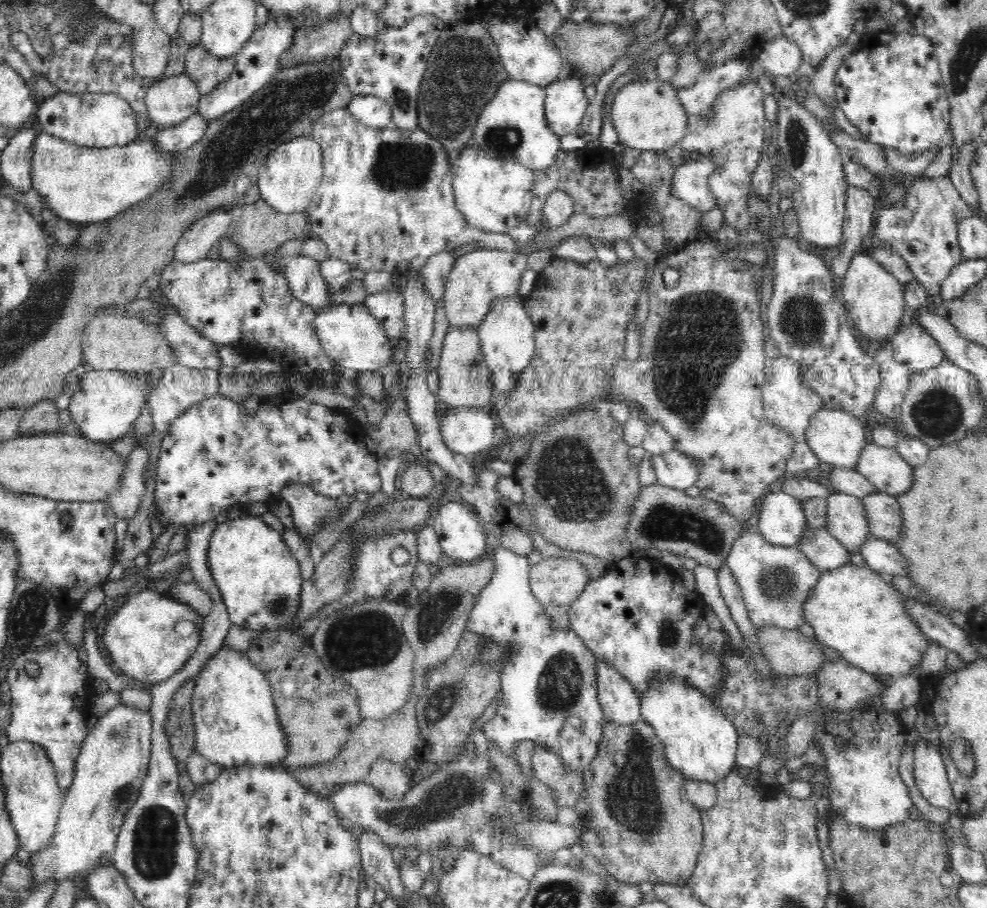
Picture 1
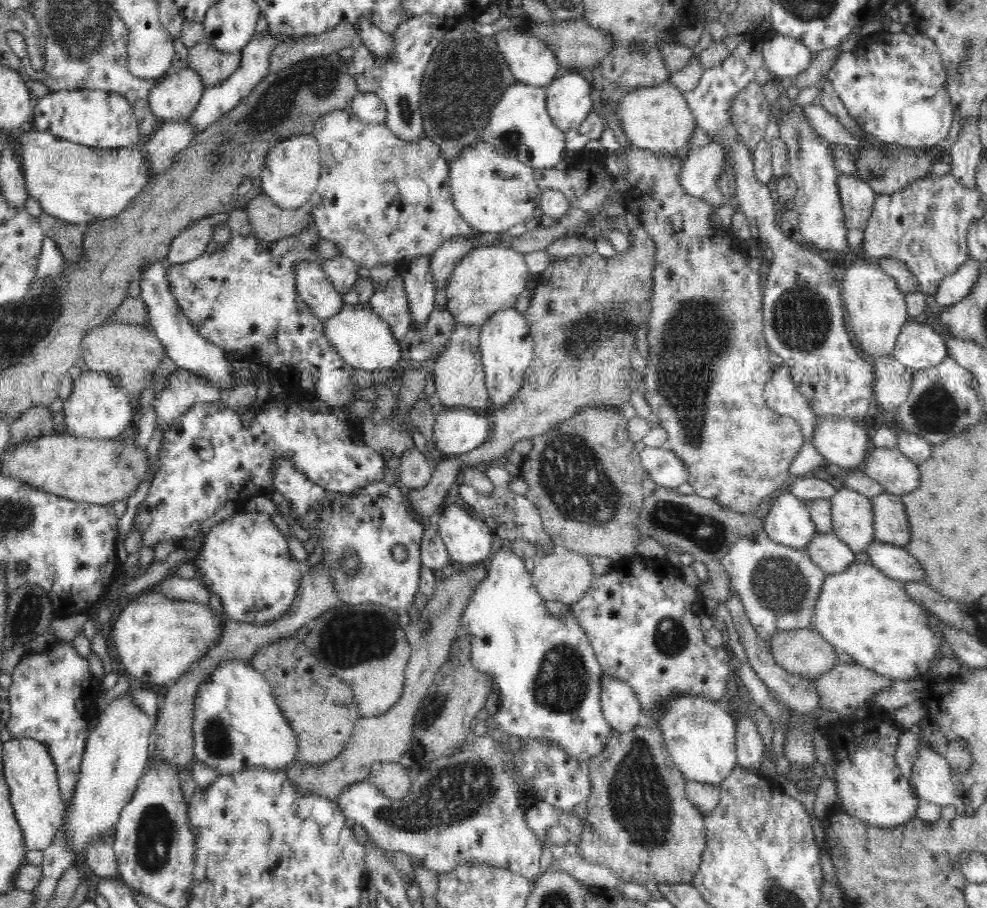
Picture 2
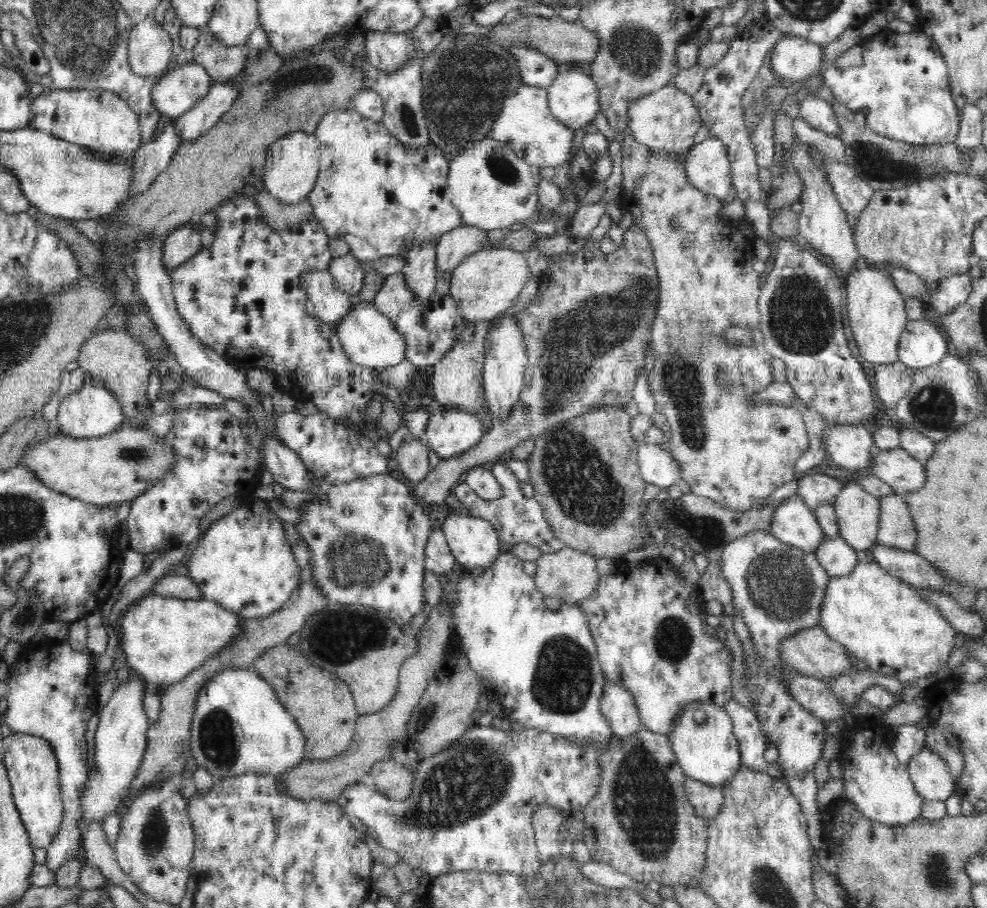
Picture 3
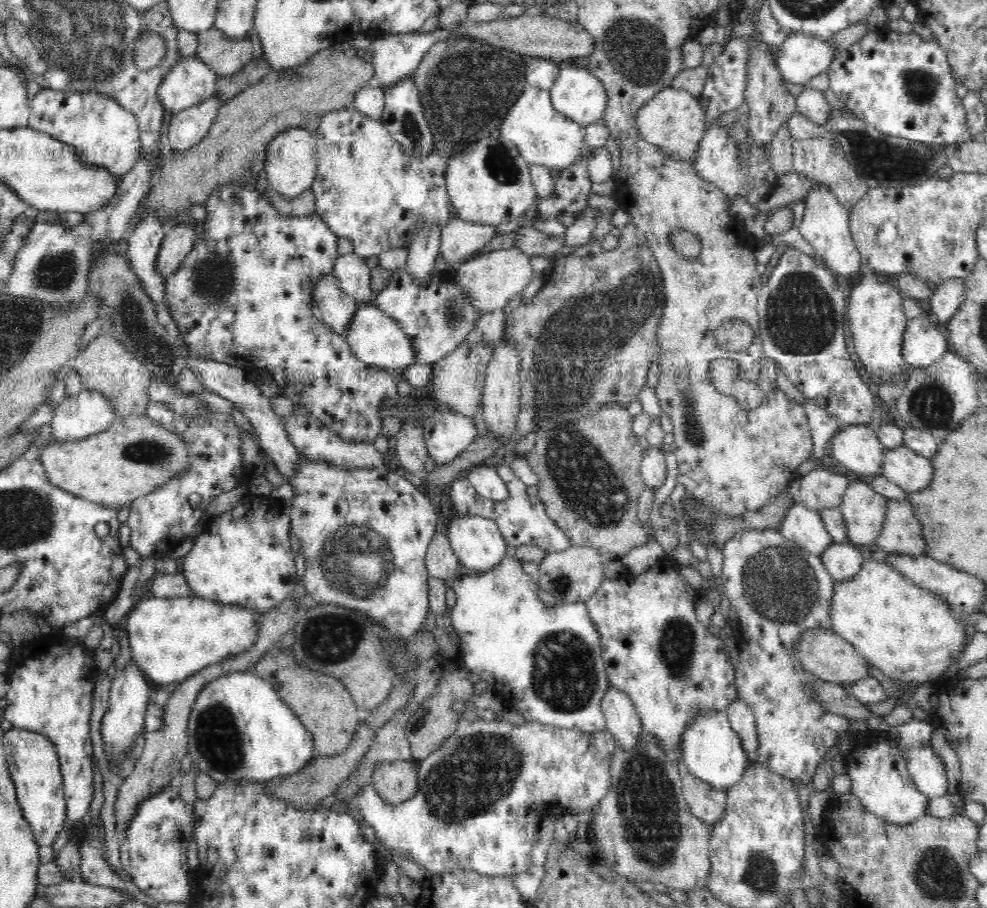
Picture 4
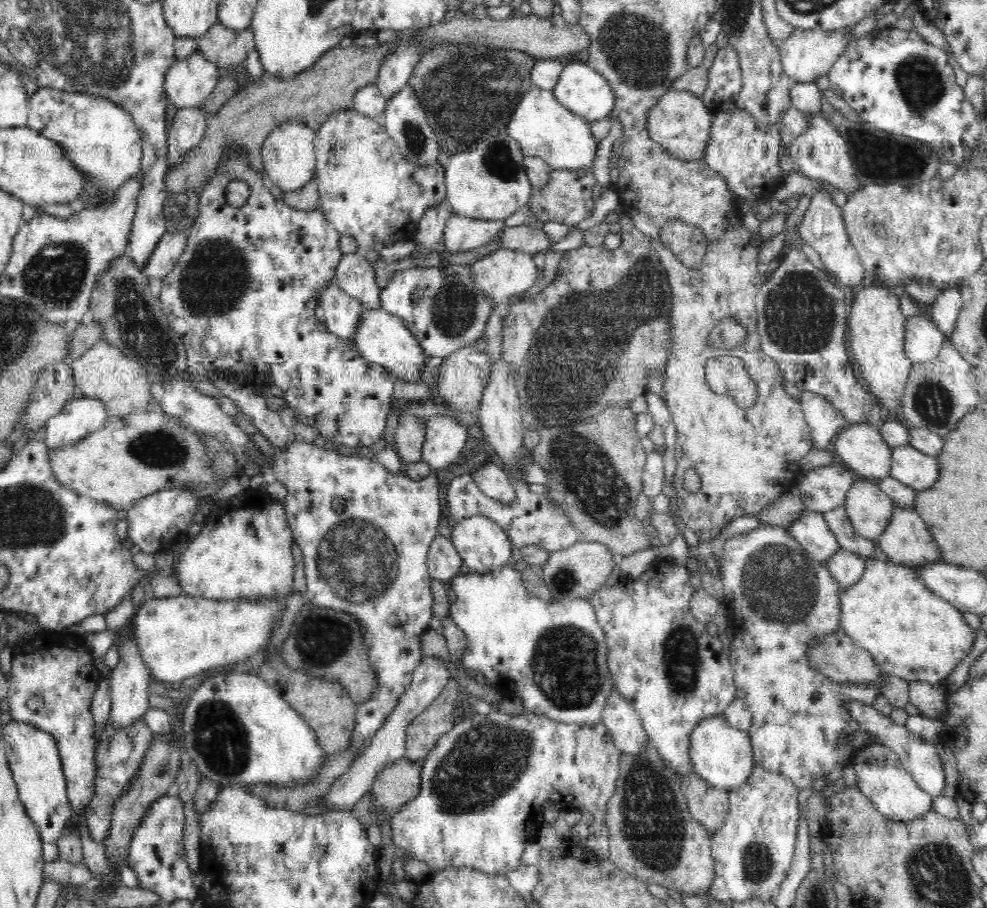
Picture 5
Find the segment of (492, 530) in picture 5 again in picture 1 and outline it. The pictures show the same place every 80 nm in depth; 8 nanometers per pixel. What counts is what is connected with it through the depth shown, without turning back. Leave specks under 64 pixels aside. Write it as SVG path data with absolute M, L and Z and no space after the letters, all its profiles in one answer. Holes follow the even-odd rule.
M450 502L436 509L432 528L439 538L446 561L472 562L488 555L487 529L464 504Z

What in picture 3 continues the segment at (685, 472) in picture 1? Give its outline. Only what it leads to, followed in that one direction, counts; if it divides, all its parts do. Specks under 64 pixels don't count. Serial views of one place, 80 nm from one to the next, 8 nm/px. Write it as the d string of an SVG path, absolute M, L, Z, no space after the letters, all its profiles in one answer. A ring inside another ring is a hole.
M645 443L637 454L643 479L660 489L668 489L682 479L682 471L665 446Z

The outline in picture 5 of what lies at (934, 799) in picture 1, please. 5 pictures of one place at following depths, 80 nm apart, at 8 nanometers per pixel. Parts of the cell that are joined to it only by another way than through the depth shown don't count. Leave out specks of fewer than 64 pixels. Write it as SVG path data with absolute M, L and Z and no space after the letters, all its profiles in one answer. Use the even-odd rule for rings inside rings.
M846 701L845 709L851 715L854 726L862 726L866 732L875 737L875 742L886 746L894 751L904 765L904 769L917 782L917 785L925 790L930 796L942 795L942 790L946 786L945 771L939 757L934 741L918 738L914 736L905 725L897 725L889 716L882 715L874 709L872 705L867 705L858 701Z

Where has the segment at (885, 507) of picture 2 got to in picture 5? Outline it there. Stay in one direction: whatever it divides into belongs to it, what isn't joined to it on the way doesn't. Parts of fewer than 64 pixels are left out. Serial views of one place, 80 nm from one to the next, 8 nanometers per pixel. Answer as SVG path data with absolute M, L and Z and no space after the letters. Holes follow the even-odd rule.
M894 510L886 530L875 540L882 558L910 567L942 562L940 548L916 511Z

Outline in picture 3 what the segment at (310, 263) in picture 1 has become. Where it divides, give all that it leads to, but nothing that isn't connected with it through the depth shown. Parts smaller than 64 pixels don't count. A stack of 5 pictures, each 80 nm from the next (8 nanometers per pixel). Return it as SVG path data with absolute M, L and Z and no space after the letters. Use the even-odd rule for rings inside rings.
M327 270L304 271L301 282L311 313L323 323L334 326L353 307L351 296L338 289Z

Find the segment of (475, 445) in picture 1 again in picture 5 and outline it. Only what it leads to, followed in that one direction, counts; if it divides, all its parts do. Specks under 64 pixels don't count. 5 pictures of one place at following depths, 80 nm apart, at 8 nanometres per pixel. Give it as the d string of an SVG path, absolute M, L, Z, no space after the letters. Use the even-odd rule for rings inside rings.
M451 415L429 417L425 422L422 461L427 462L433 472L456 462L471 440L467 429Z

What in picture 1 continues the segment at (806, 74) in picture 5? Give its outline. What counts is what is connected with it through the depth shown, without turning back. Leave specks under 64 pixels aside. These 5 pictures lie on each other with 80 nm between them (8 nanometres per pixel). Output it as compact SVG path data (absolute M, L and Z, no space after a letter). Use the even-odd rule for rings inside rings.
M776 37L762 48L757 56L763 71L769 76L790 76L798 74L804 68L804 59L800 47L794 41L784 37Z

